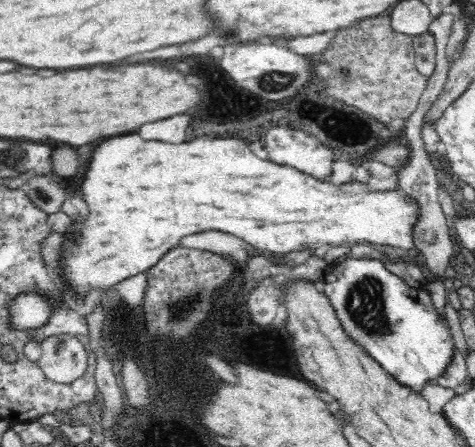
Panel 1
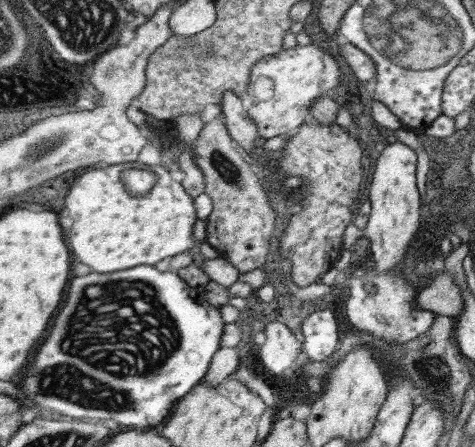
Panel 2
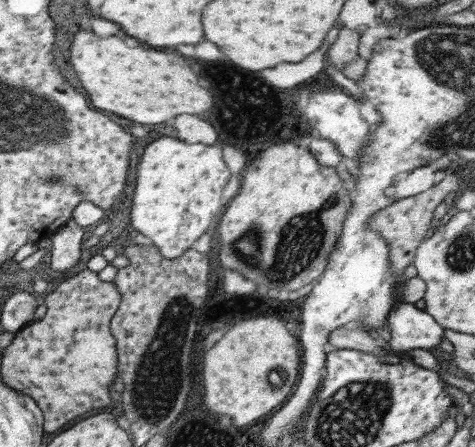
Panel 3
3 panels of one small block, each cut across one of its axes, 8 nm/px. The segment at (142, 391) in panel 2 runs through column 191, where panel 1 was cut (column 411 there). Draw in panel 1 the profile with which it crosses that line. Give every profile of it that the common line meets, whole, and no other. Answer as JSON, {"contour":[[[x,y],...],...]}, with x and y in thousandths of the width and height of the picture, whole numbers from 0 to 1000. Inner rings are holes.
{"contour":[[[728,577],[716,591],[691,591],[682,653],[707,689],[712,711],[728,738],[800,810],[800,819],[825,837],[846,864],[888,877],[897,855],[914,855],[943,823],[956,787],[956,765],[943,738],[943,720],[922,707],[926,680],[909,676],[893,640],[863,644],[834,613],[817,609],[804,582],[792,577]]]}

